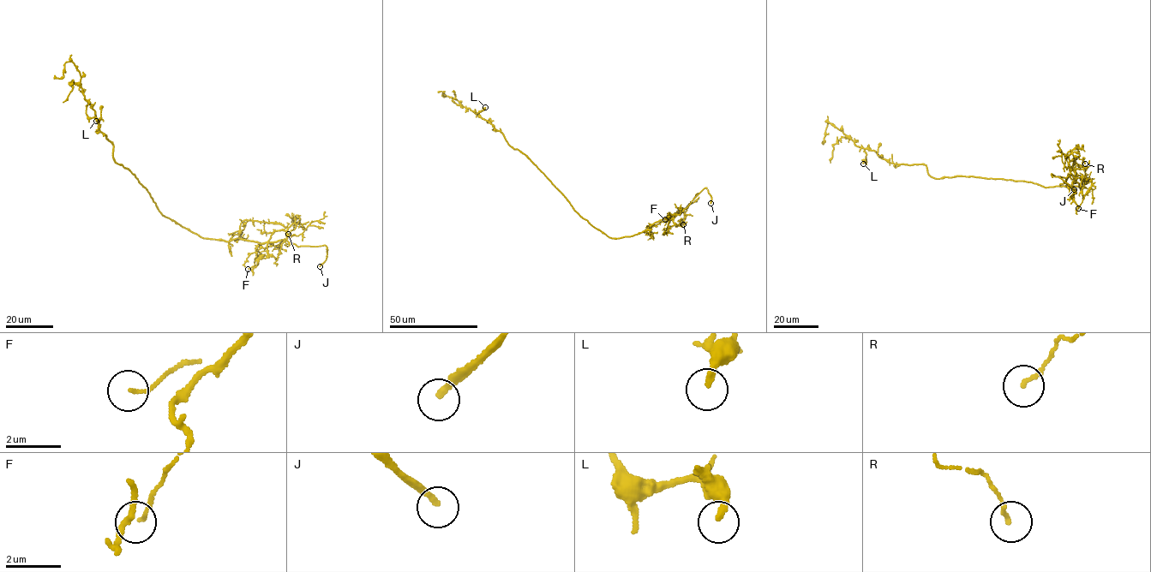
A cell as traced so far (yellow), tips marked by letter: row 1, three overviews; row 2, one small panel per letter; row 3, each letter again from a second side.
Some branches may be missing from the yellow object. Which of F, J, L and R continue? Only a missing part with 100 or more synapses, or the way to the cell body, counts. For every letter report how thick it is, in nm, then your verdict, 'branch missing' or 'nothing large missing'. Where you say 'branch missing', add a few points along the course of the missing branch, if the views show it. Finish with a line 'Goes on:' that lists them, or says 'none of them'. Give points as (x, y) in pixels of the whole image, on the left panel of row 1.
F: 110 nm | nothing large missing
J: 220 nm | branch missing | (320, 266), (311, 272), (297, 260), (290, 262), (279, 254)
L: 220 nm | nothing large missing
R: 130 nm | nothing large missing
Goes on: J

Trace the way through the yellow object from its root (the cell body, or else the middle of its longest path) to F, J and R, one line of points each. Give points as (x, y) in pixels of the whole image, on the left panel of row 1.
F: (153, 199), (162, 215), (202, 237), (272, 242), (265, 247), (260, 243), (254, 265), (248, 269)
J: (153, 199), (162, 215), (202, 237), (325, 245), (326, 257), (320, 266)
R: (153, 199), (162, 215), (202, 237), (264, 244), (275, 231), (300, 222), (288, 234)

